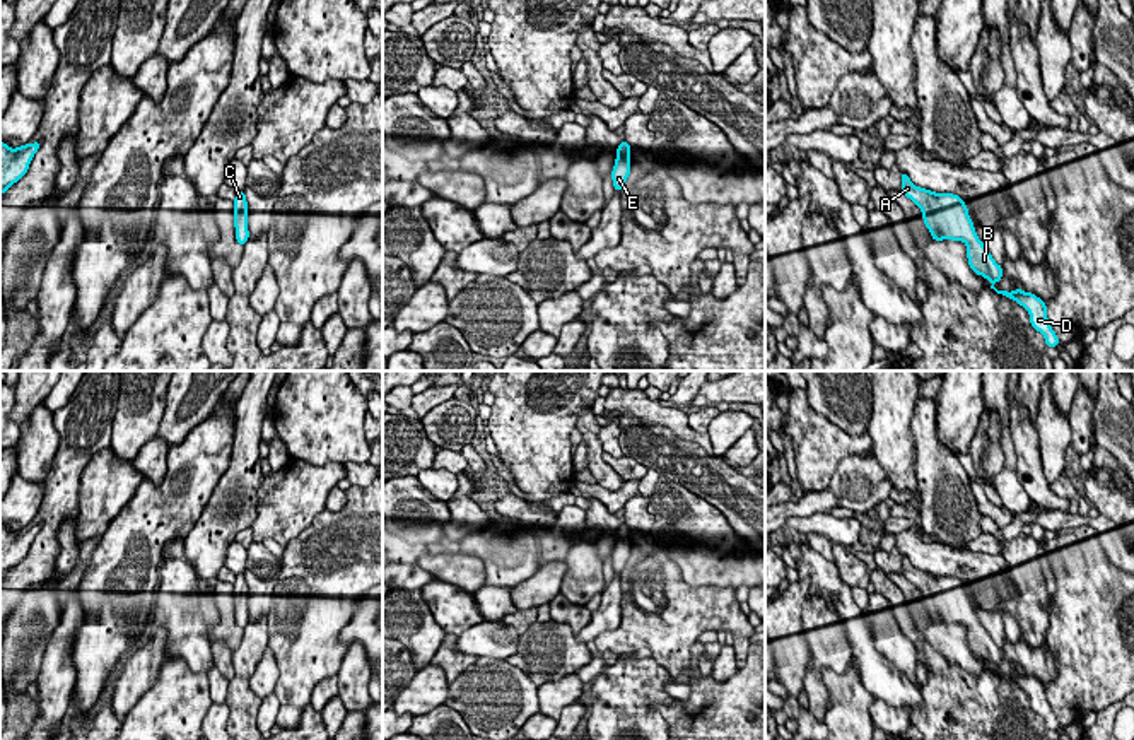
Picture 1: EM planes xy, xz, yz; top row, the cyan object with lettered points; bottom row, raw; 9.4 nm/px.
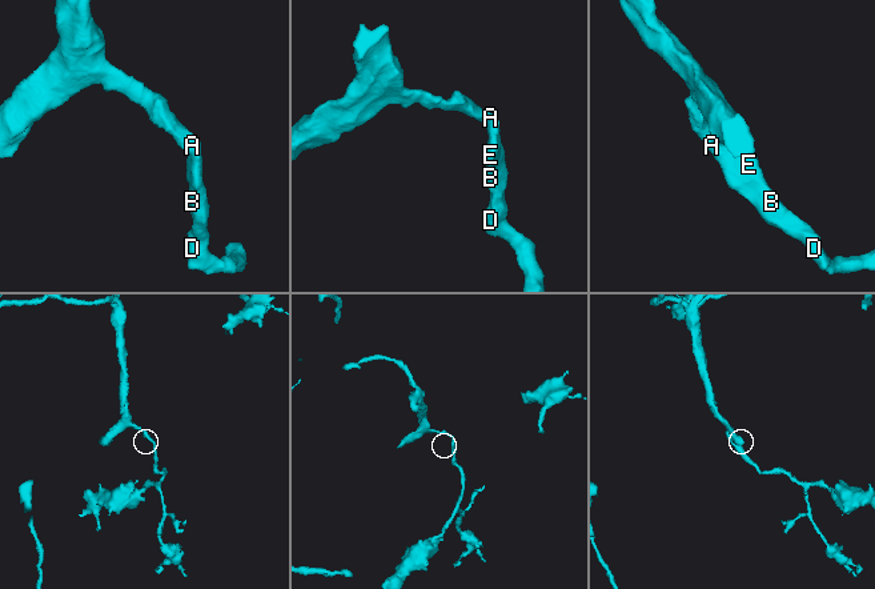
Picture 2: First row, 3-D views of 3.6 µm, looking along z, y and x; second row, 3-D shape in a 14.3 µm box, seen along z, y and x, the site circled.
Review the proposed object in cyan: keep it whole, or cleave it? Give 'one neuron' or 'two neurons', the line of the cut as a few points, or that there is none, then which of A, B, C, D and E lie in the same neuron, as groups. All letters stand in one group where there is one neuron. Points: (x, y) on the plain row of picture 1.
two neurons; cut in yz along (962, 583), (923, 599); A C / B D E

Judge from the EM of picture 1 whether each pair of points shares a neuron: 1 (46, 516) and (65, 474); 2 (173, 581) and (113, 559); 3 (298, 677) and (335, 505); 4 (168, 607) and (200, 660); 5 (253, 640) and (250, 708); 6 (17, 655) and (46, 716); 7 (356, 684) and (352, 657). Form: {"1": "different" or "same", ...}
{"1": "same", "2": "different", "3": "different", "4": "same", "5": "same", "6": "different", "7": "same"}

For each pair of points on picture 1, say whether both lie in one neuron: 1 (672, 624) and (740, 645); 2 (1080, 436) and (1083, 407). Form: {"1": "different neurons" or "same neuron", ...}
{"1": "different neurons", "2": "same neuron"}

